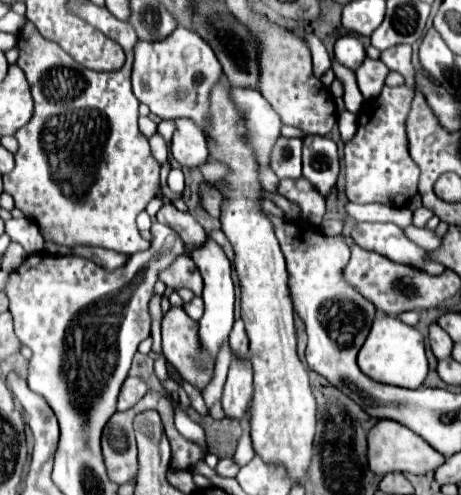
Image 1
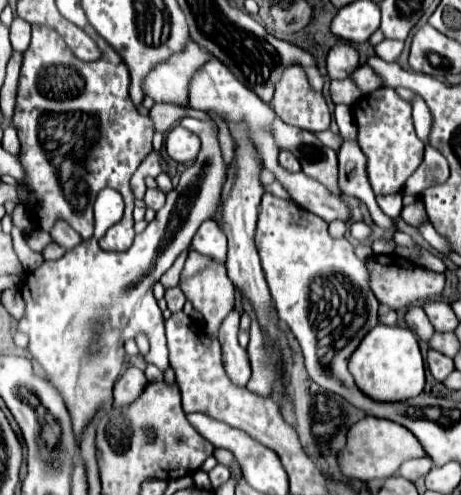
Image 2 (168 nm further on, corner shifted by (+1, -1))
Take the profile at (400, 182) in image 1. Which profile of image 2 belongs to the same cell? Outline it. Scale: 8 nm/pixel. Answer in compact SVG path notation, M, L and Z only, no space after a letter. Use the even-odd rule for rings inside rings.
M379 87L369 95L363 95L353 107L353 117L359 127L359 145L367 157L367 175L375 195L399 193L423 161L423 141L415 135L411 103L403 101L395 89Z

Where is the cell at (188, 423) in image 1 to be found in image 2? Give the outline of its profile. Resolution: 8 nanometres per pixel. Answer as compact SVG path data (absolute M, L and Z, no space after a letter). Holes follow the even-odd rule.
M185 117L181 125L199 135L201 149L193 165L189 165L181 177L179 185L167 193L165 205L157 211L155 219L147 225L147 229L135 235L133 245L123 253L107 253L97 245L97 239L87 239L77 247L69 249L57 261L45 261L39 269L31 271L21 289L25 299L25 317L17 321L17 329L29 335L29 351L41 363L47 373L47 379L59 387L67 409L71 411L73 431L79 437L83 427L95 417L101 403L113 395L113 385L121 375L121 367L125 363L123 343L133 339L137 333L145 333L149 337L149 352L144 356L148 364L157 365L161 371L169 367L167 345L165 345L165 329L161 309L153 297L153 285L161 279L161 275L173 265L173 261L191 247L191 239L197 233L199 225L211 219L217 211L221 189L225 181L225 161L221 155L217 127L213 121Z

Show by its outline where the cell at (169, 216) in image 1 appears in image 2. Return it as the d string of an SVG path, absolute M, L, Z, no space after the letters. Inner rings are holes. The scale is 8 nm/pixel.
M147 189L143 201L145 201L147 207L151 207L153 211L157 211L157 209L163 207L163 203L165 203L165 199L163 199L163 191L159 191L159 189Z

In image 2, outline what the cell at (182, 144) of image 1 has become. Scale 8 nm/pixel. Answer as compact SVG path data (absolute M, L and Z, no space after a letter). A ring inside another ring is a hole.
M177 125L165 137L165 151L177 163L191 163L199 153L199 137L189 129Z

